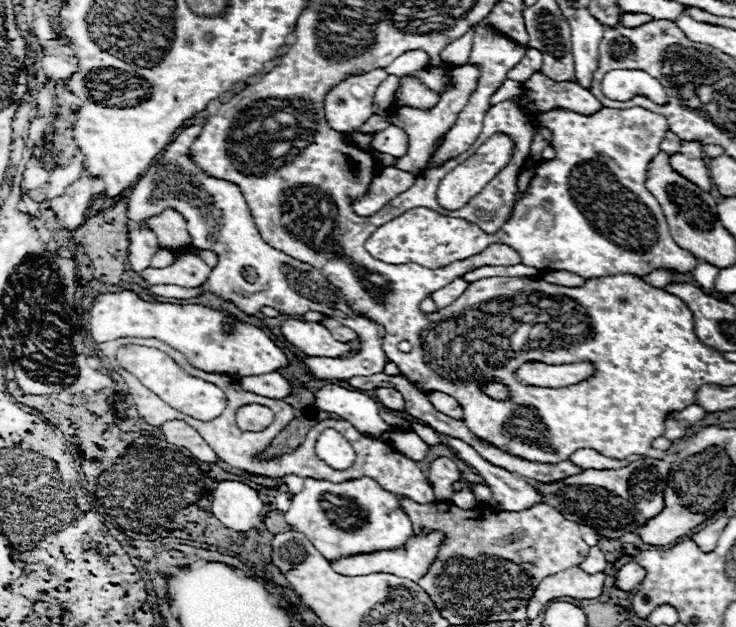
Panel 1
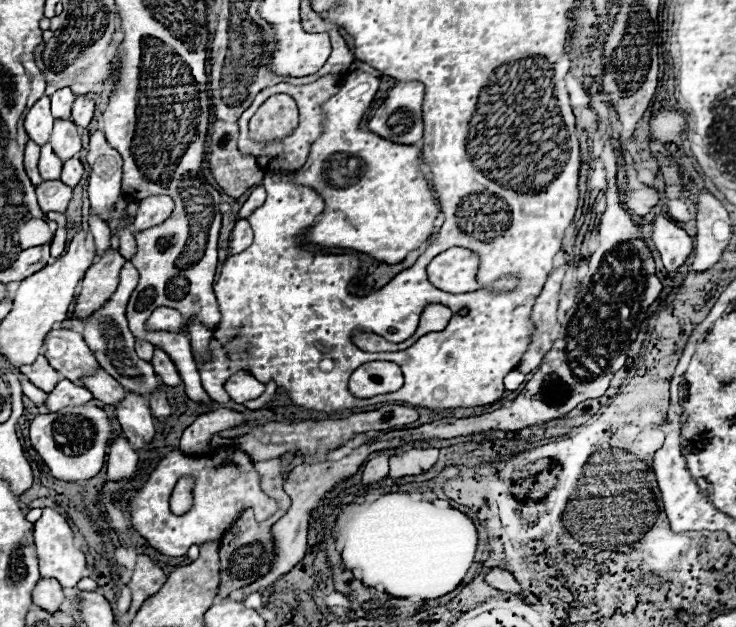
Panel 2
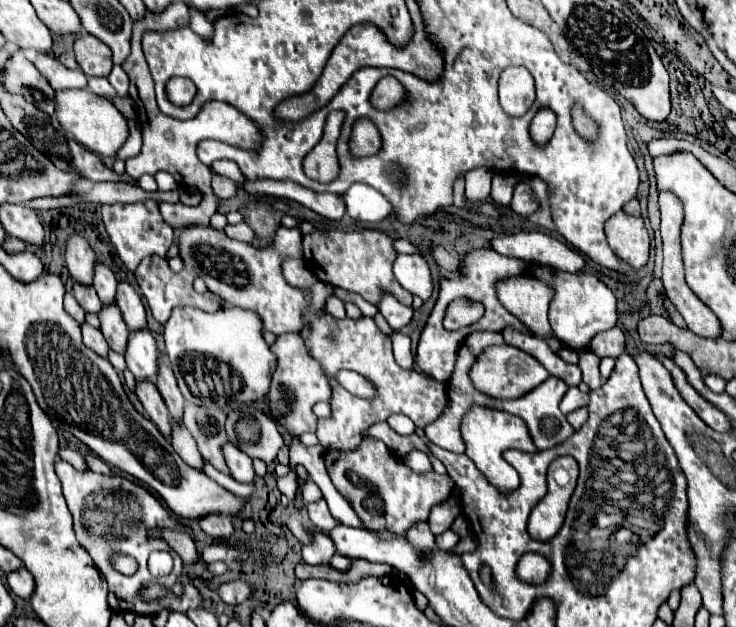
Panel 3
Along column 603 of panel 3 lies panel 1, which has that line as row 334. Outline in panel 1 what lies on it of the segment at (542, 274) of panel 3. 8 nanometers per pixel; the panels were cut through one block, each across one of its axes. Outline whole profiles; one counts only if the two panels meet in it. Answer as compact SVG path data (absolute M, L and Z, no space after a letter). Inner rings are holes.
M284 320L282 336L292 346L300 348L306 356L324 356L324 358L342 358L350 352L346 342L338 342L332 334L318 322L306 320Z

